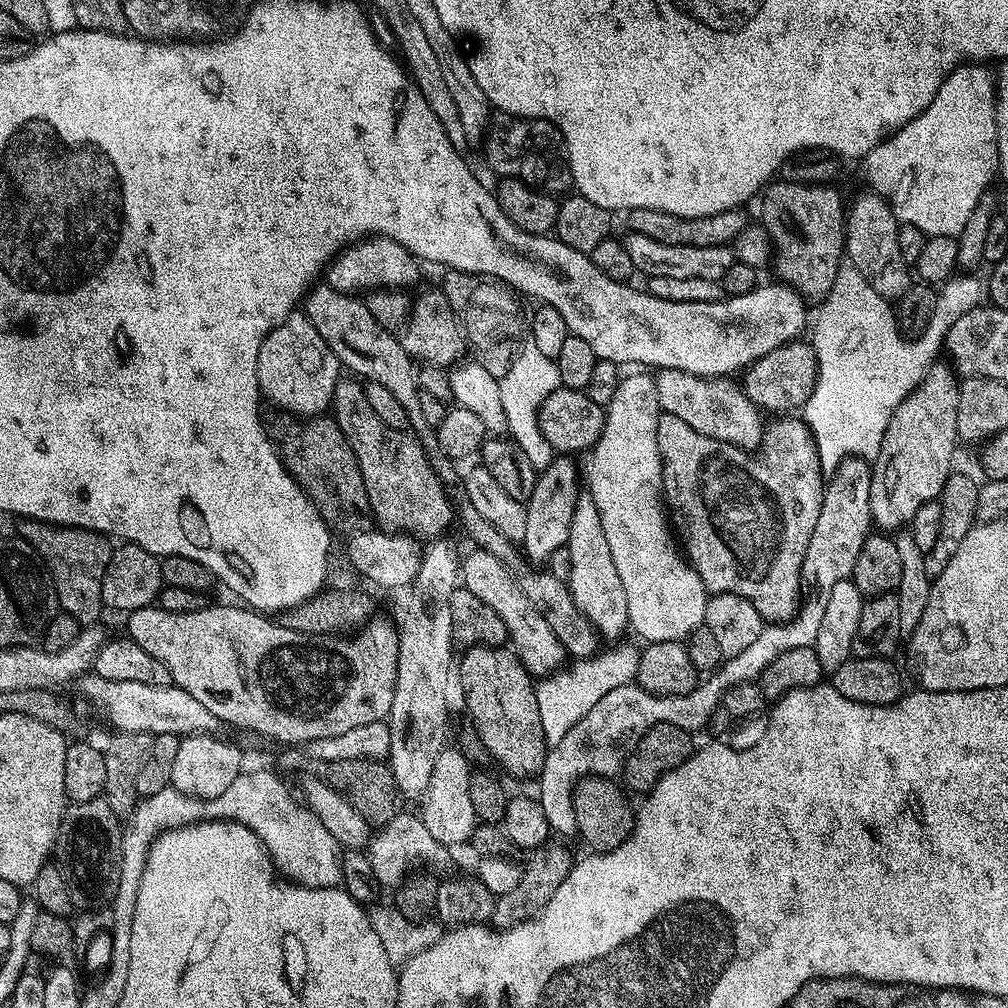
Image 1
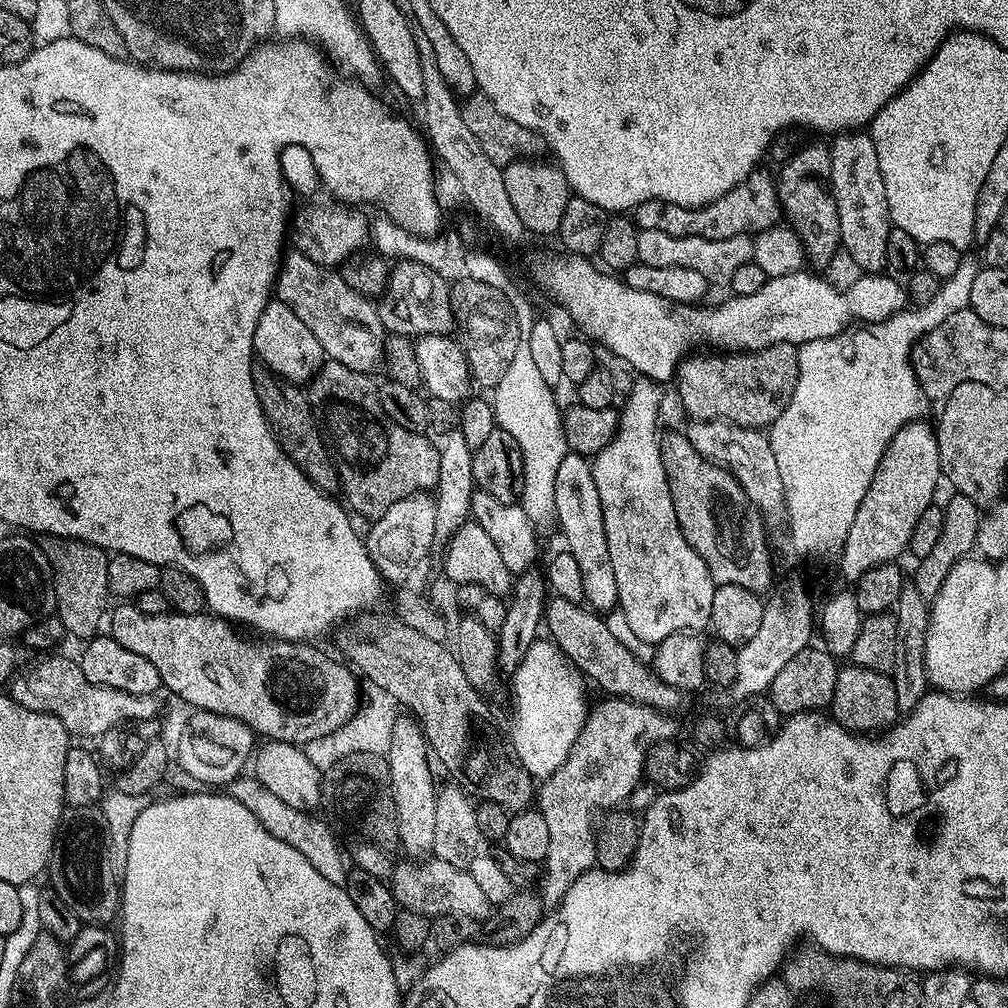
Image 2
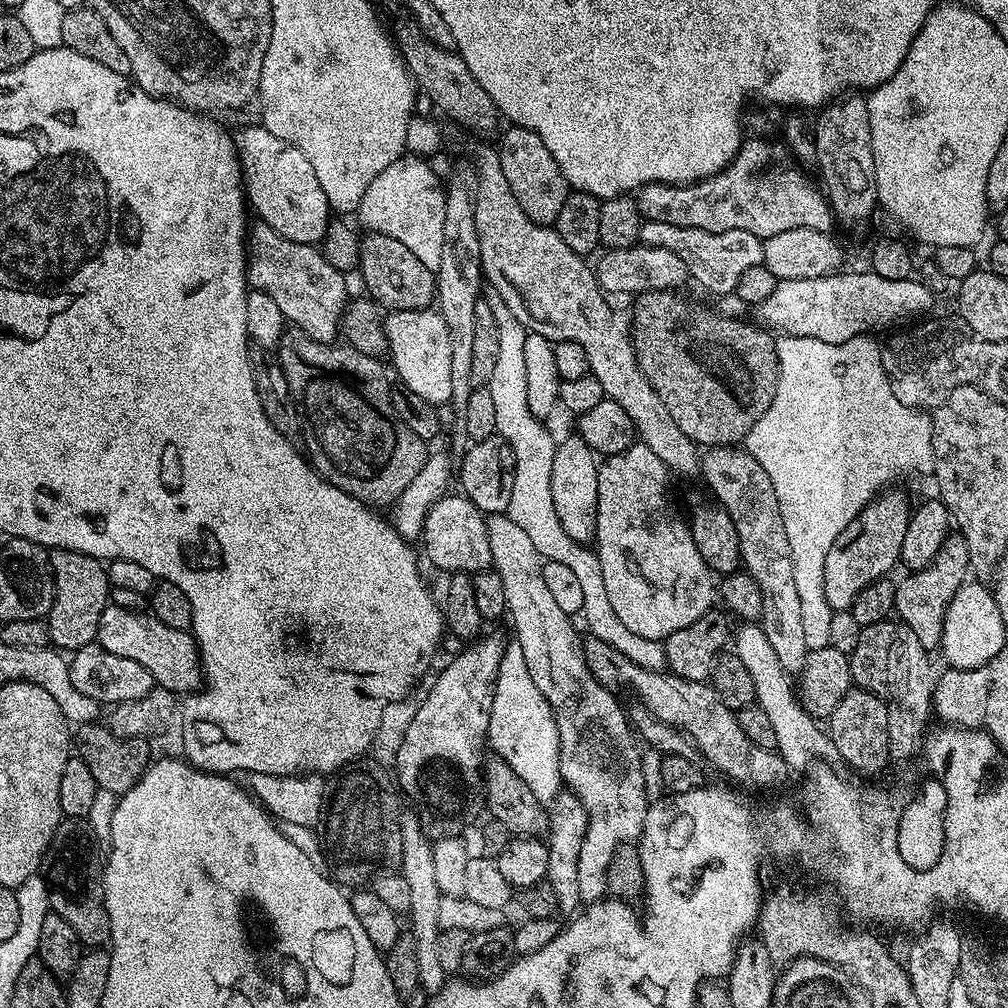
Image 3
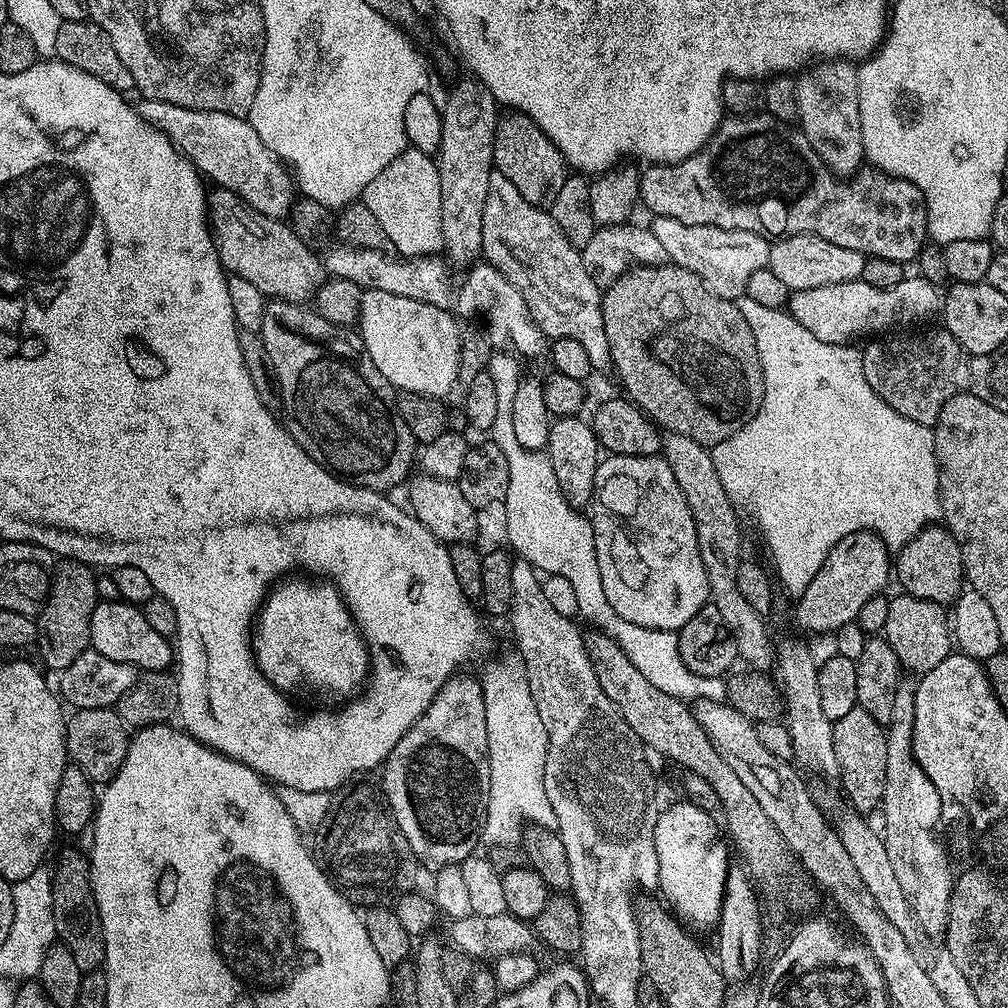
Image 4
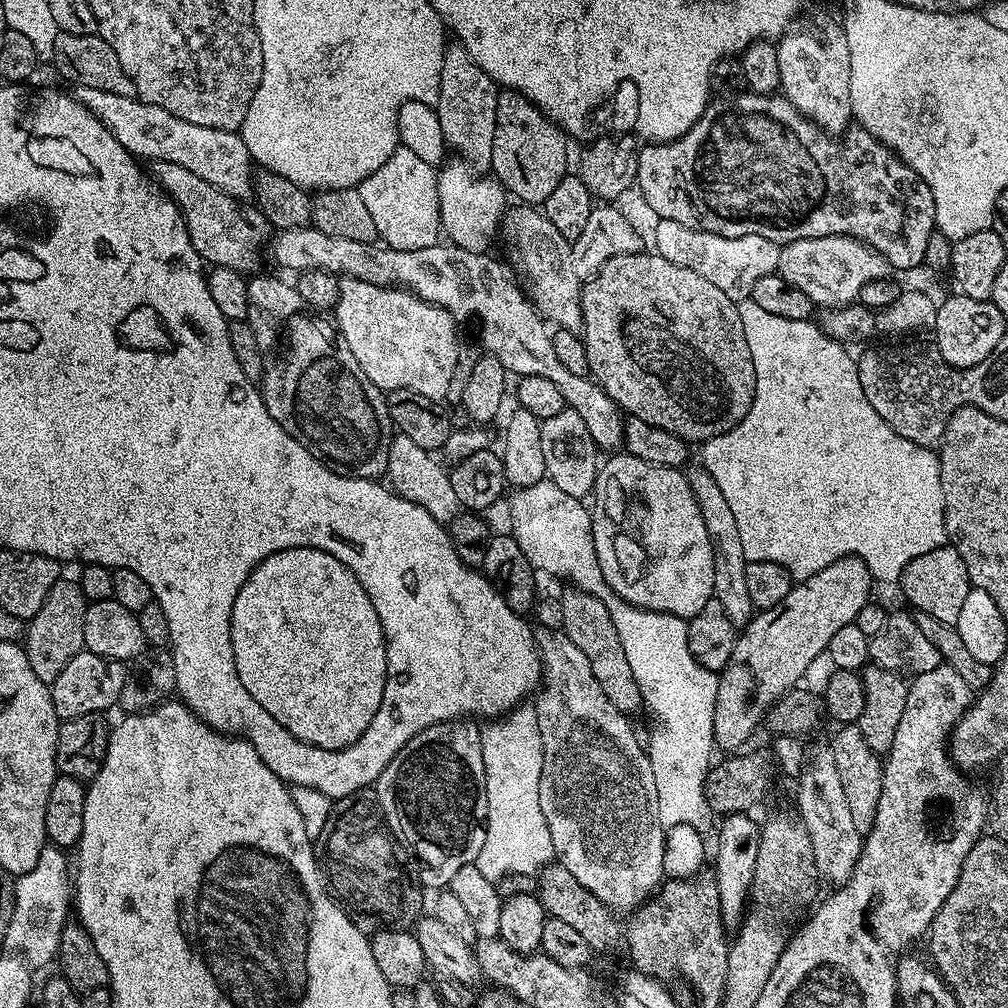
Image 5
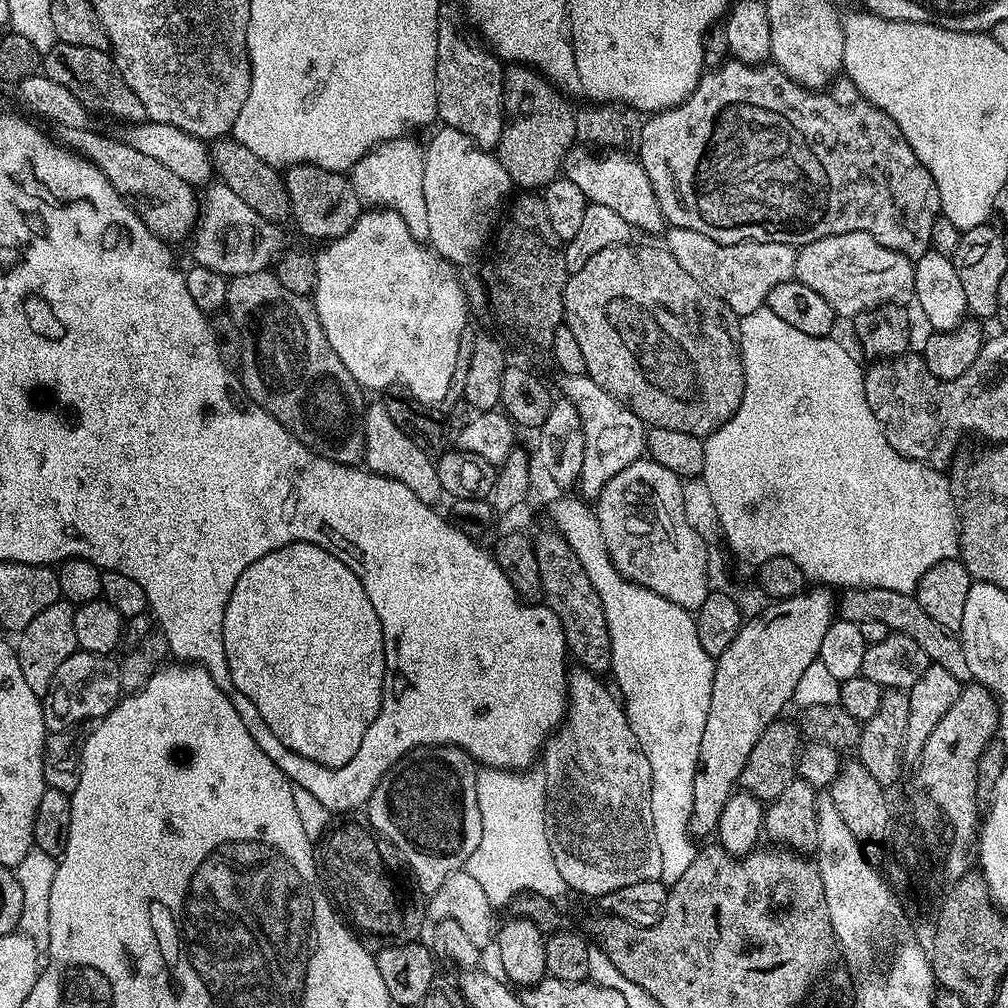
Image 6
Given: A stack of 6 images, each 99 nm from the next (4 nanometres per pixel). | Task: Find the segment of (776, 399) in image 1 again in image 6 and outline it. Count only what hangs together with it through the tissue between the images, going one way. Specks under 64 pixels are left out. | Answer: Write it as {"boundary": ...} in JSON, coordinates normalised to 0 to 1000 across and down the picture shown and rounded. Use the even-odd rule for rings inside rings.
{"boundary":[[[624,240],[622,242],[614,242],[613,244],[605,244],[601,248],[593,248],[593,252],[589,252],[577,264],[577,268],[566,271],[560,285],[560,315],[559,320],[565,327],[565,331],[569,331],[569,336],[573,339],[573,344],[577,346],[577,356],[581,358],[581,372],[589,379],[593,379],[593,383],[598,389],[603,389],[613,397],[619,398],[624,405],[629,407],[629,411],[633,411],[633,415],[638,417],[640,422],[648,425],[660,425],[661,427],[677,427],[677,431],[688,431],[695,435],[702,433],[705,429],[711,429],[713,425],[722,418],[725,413],[732,407],[732,403],[736,399],[736,391],[738,390],[738,364],[736,363],[736,355],[728,353],[728,347],[708,347],[712,345],[712,341],[696,341],[690,335],[688,337],[675,337],[679,331],[677,323],[671,323],[675,317],[675,310],[681,302],[681,292],[688,292],[688,276],[685,276],[685,272],[681,272],[681,268],[677,268],[677,264],[673,264],[673,260],[669,260],[662,248],[655,246],[642,246],[639,242],[631,242],[632,240]],[[661,321],[665,325],[665,333],[661,333]],[[681,341],[687,341],[687,363],[685,361],[677,361],[677,351],[673,351],[673,345],[685,345]],[[698,345],[698,347],[696,347]],[[696,349],[702,351],[702,355],[694,353]],[[690,351],[690,353],[688,353]]]}

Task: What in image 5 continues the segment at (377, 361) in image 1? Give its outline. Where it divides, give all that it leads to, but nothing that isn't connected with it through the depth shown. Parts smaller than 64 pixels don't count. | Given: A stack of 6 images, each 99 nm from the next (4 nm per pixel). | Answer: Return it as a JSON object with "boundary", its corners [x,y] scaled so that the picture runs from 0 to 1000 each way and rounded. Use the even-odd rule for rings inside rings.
{"boundary":[[[163,161],[158,167],[159,179],[167,186],[166,193],[174,198],[179,207],[188,240],[199,259],[239,272],[253,271],[254,261],[258,258],[258,234],[246,219],[245,212],[234,203],[237,202],[235,195],[224,193],[216,188],[216,185],[208,185],[204,177],[196,177],[196,173],[188,173],[188,169],[176,163]]]}

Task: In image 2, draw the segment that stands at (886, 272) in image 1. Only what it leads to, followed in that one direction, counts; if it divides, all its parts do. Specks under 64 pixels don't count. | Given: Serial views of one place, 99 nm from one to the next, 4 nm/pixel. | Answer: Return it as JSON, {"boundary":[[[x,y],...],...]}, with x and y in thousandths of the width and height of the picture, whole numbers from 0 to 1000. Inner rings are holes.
{"boundary":[[[857,129],[834,131],[824,136],[823,189],[831,204],[833,241],[836,249],[857,272],[873,272],[881,266],[879,240],[887,225],[887,214],[883,209],[879,181],[871,165],[869,140]]]}

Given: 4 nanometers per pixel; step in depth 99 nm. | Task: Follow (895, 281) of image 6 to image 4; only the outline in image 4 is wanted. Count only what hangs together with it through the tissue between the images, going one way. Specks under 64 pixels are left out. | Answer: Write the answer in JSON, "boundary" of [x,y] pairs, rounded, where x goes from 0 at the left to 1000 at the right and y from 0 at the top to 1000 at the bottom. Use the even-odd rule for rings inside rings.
{"boundary":[[[776,234],[762,247],[762,267],[786,290],[808,288],[812,284],[827,284],[835,280],[852,278],[857,273],[859,255],[854,250],[839,248],[839,244],[827,244],[819,236],[811,234]]]}

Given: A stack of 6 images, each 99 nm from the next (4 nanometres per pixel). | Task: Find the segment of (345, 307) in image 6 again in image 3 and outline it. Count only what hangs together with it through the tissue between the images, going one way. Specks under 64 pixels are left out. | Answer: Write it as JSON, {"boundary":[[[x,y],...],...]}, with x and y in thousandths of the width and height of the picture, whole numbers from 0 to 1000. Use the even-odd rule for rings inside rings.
{"boundary":[[[428,305],[416,306],[415,308],[392,308],[384,311],[381,317],[381,326],[385,336],[385,353],[397,372],[396,380],[400,384],[411,387],[411,391],[419,391],[429,401],[437,401],[438,395],[443,394],[448,388],[446,383],[446,327],[442,327],[442,319],[436,308]]]}

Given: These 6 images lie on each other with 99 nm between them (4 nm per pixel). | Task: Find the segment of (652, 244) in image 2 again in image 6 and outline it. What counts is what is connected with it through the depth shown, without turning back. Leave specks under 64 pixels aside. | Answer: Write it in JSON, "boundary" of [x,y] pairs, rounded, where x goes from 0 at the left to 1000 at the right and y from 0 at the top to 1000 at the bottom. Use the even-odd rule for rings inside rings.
{"boundary":[[[664,225],[661,230],[663,242],[661,248],[704,292],[708,292],[724,308],[730,310],[731,314],[744,312],[748,308],[759,305],[764,288],[776,284],[776,280],[787,277],[790,272],[790,252],[791,247],[784,242],[776,240],[736,240],[735,242],[713,242],[708,240],[708,236],[700,236],[700,232],[692,232],[692,228],[681,228],[680,226]]]}

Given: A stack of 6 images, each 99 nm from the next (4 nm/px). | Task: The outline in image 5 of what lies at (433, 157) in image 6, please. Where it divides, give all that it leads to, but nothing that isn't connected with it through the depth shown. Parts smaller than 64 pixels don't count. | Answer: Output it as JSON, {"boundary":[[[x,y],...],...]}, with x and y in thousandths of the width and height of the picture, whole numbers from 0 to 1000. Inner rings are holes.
{"boundary":[[[459,161],[451,162],[442,164],[440,168],[438,166],[433,177],[439,233],[458,248],[483,251],[488,237],[494,234],[494,225],[502,206],[502,191],[491,178],[473,173]]]}

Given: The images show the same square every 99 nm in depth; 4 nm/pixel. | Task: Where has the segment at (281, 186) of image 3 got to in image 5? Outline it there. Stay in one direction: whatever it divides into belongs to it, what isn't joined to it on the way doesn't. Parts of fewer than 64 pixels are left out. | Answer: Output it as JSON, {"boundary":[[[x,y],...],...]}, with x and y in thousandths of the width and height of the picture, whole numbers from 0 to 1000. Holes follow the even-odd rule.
{"boundary":[[[92,87],[82,88],[78,92],[77,98],[92,115],[96,115],[103,125],[110,129],[113,137],[117,137],[132,156],[148,155],[149,158],[155,159],[154,161],[166,161],[181,165],[185,169],[188,169],[188,173],[196,173],[196,177],[204,177],[204,181],[208,181],[208,185],[216,185],[216,188],[220,188],[226,194],[241,196],[241,194],[249,195],[251,193],[252,170],[250,171],[250,167],[252,168],[252,160],[241,137],[238,136],[237,130],[225,131],[208,125],[192,125],[192,121],[185,121],[181,117],[169,113],[169,109],[165,109],[161,105],[153,105],[138,97],[118,95]]]}

